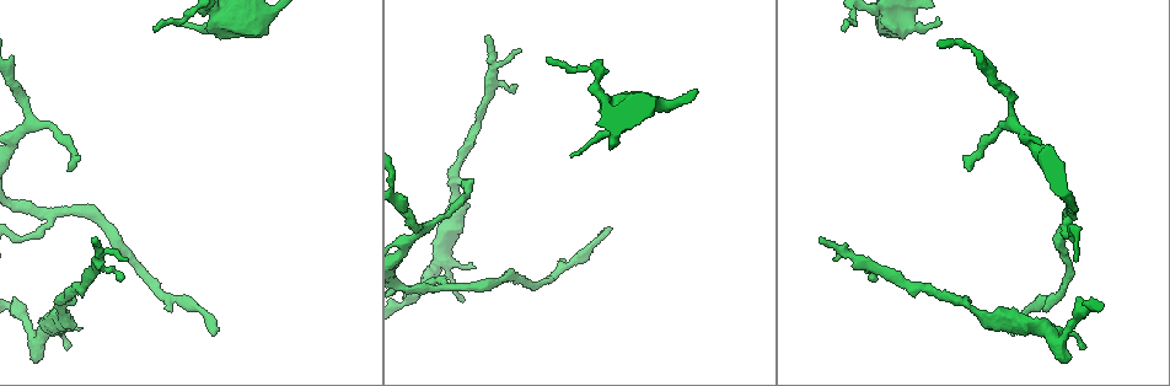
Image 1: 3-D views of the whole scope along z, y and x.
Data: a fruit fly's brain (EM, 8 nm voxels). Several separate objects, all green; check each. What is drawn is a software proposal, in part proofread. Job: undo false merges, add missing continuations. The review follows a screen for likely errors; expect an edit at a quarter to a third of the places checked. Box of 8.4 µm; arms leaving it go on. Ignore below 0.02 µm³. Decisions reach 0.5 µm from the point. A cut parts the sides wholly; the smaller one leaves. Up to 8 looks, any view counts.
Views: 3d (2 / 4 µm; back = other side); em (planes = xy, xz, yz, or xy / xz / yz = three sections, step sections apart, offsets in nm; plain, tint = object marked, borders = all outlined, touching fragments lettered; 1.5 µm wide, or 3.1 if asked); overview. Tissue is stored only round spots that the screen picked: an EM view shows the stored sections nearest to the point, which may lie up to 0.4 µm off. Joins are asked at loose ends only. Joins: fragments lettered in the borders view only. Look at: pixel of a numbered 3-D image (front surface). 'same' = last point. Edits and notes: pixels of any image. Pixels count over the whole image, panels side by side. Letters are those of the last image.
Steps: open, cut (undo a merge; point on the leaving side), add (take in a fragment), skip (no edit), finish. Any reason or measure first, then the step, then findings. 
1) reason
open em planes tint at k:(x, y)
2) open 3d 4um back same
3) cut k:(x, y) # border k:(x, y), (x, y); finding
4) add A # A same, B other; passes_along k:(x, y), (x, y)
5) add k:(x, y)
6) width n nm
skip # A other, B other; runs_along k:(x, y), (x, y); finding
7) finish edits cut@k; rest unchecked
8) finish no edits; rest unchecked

branch stops here
open em planes borders at 1:(819, 240)

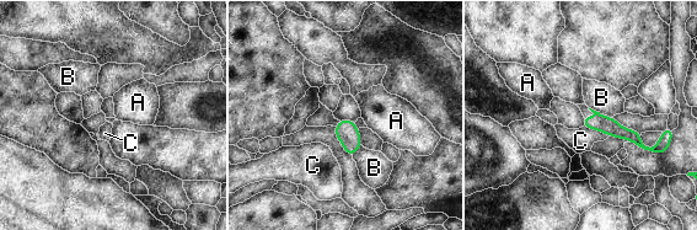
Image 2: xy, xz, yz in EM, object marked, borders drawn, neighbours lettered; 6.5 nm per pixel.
longest_contact C 190 nm
skip # A other, B other, C other; border 2:(583, 126), (609, 135); none of them fits

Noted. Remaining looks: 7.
thin end
open em xy step 8 tint at 1:(210, 333)

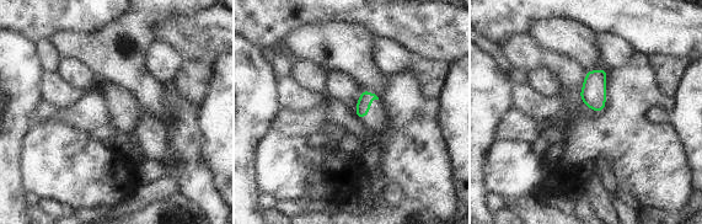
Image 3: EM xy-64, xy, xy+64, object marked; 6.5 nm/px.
open em planes borders same

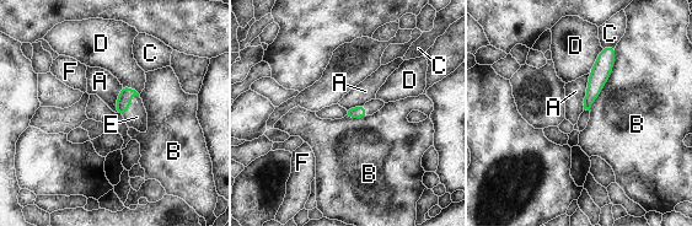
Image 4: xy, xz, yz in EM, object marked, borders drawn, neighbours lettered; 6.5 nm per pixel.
add E # A other, B other, C other, D other, E same, F other; passes_along 4:(123, 102), (129, 105), (137, 117); it goes on there

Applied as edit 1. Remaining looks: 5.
tapers out
open em planes borders at 1:(843, 29)

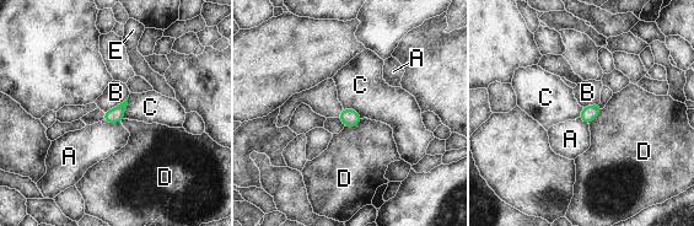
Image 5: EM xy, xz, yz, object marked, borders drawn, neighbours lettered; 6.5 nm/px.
width 100 nm; longest_contact B 190 nm
skip # A other, B other, C other, D other, E other; no lettered fragment goes on from it

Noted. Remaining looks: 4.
finish edits add@4; rest unchecked

